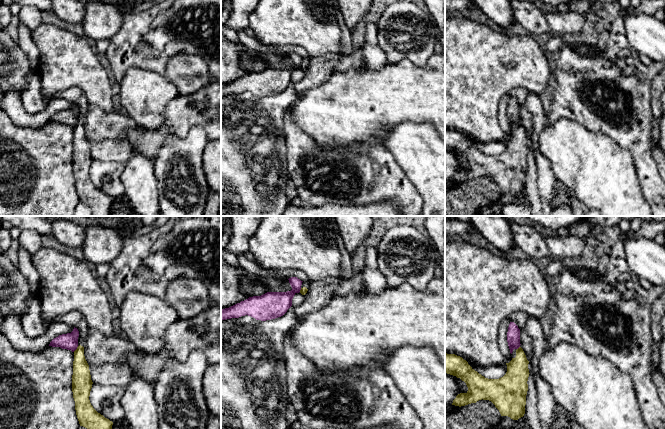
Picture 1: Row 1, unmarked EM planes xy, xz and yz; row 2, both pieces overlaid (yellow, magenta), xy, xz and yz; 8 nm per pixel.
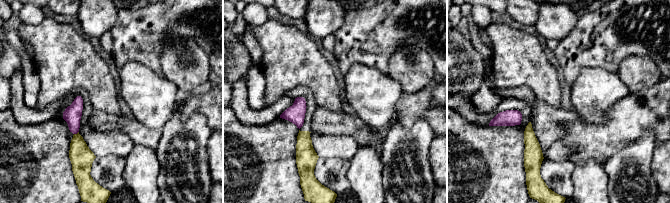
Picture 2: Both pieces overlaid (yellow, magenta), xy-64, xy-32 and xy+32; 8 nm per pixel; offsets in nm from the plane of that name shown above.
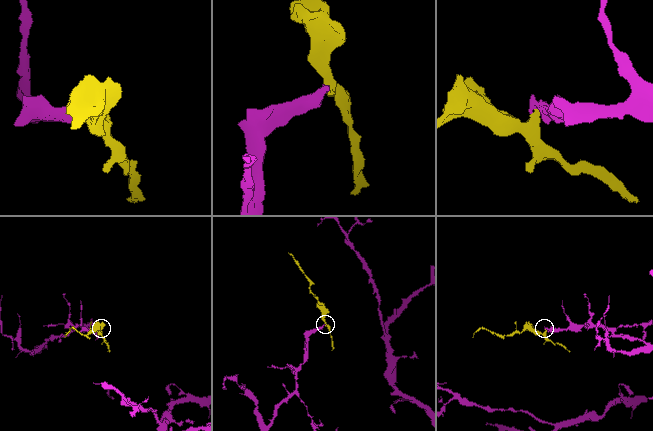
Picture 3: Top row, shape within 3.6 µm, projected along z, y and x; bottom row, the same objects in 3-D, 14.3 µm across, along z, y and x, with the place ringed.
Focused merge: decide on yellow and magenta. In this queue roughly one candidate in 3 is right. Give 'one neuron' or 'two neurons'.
two neurons

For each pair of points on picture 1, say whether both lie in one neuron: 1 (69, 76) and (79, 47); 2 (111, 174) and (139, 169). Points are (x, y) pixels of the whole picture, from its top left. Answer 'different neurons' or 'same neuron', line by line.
1: same neuron
2: different neurons

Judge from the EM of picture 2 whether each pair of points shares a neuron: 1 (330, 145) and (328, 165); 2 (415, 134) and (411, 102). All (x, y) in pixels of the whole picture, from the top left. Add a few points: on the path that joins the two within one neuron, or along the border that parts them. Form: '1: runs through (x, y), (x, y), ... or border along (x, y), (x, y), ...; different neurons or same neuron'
1: border along (319, 156), (342, 157), (349, 160); different neurons
2: border along (394, 120), (409, 128), (425, 119), (435, 134); different neurons

